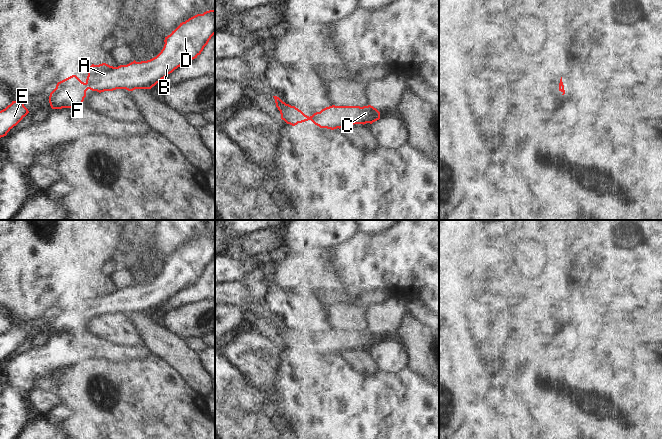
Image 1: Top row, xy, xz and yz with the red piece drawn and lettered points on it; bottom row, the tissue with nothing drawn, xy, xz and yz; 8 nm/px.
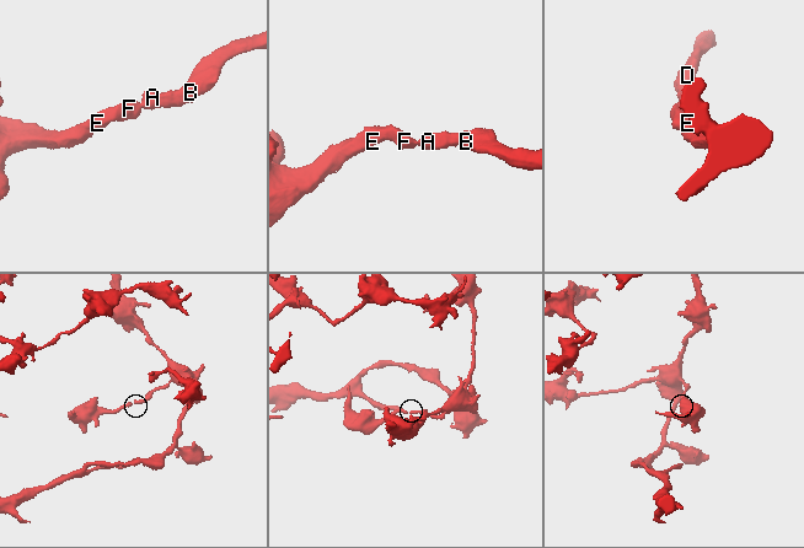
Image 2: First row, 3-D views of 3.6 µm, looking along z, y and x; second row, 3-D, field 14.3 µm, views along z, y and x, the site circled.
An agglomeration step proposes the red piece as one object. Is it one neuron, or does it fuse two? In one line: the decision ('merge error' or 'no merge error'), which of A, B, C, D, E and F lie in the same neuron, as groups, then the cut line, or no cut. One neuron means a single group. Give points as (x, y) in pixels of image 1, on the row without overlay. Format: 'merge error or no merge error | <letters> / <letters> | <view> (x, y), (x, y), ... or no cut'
no merge error | A B C D E F | no cut

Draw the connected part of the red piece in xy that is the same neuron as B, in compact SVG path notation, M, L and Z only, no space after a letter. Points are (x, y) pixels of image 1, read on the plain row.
M215 234L197 238L165 261L161 276L154 282L118 291L92 288L86 306L72 299L57 307L50 317L52 333L79 332L88 313L99 317L116 313L151 313L175 293L197 282L215 258Z

